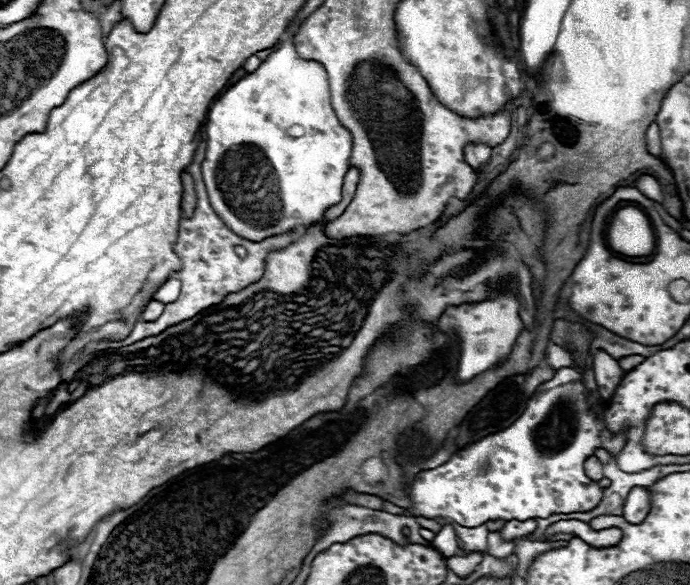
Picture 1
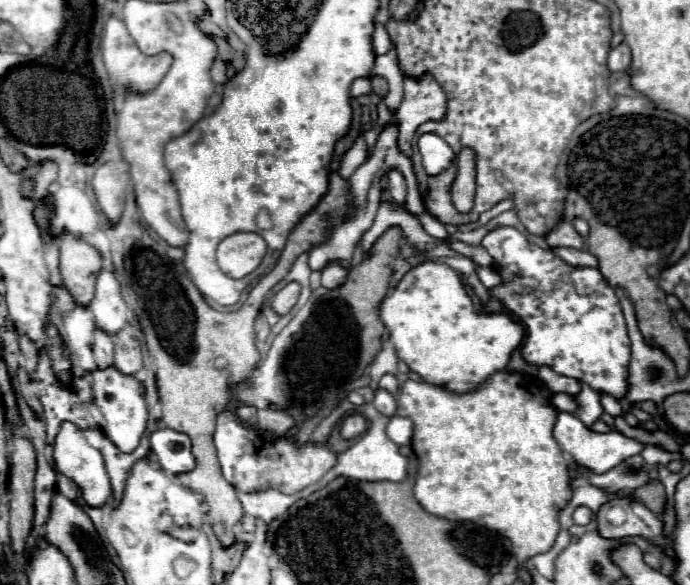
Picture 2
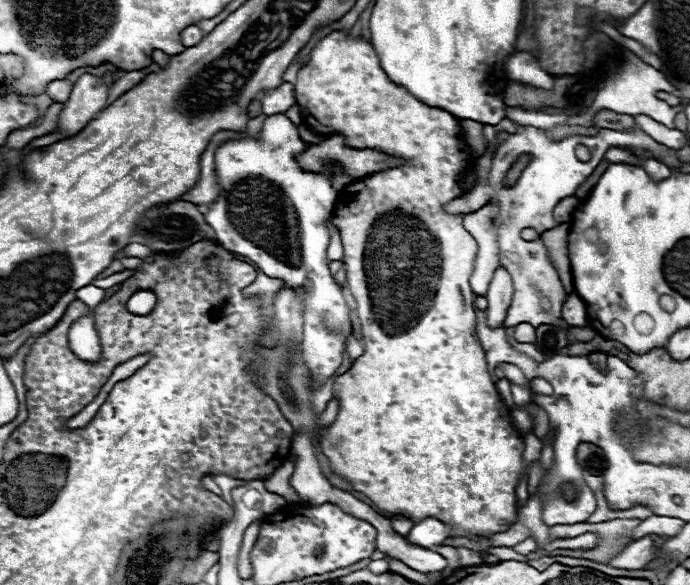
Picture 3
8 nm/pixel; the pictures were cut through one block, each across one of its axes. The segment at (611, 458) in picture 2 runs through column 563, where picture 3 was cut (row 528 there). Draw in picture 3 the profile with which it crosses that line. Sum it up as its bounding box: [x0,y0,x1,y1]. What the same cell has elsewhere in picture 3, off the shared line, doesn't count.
[404,518,450,546]

